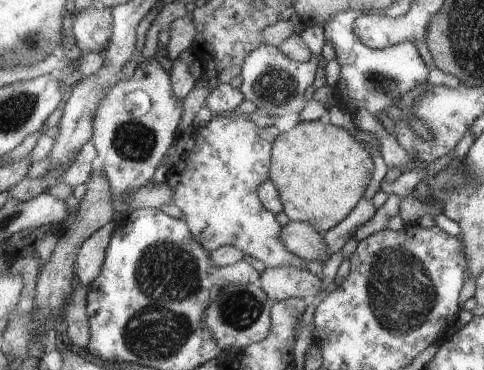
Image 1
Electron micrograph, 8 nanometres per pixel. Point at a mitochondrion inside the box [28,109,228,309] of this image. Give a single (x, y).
(134, 142)

